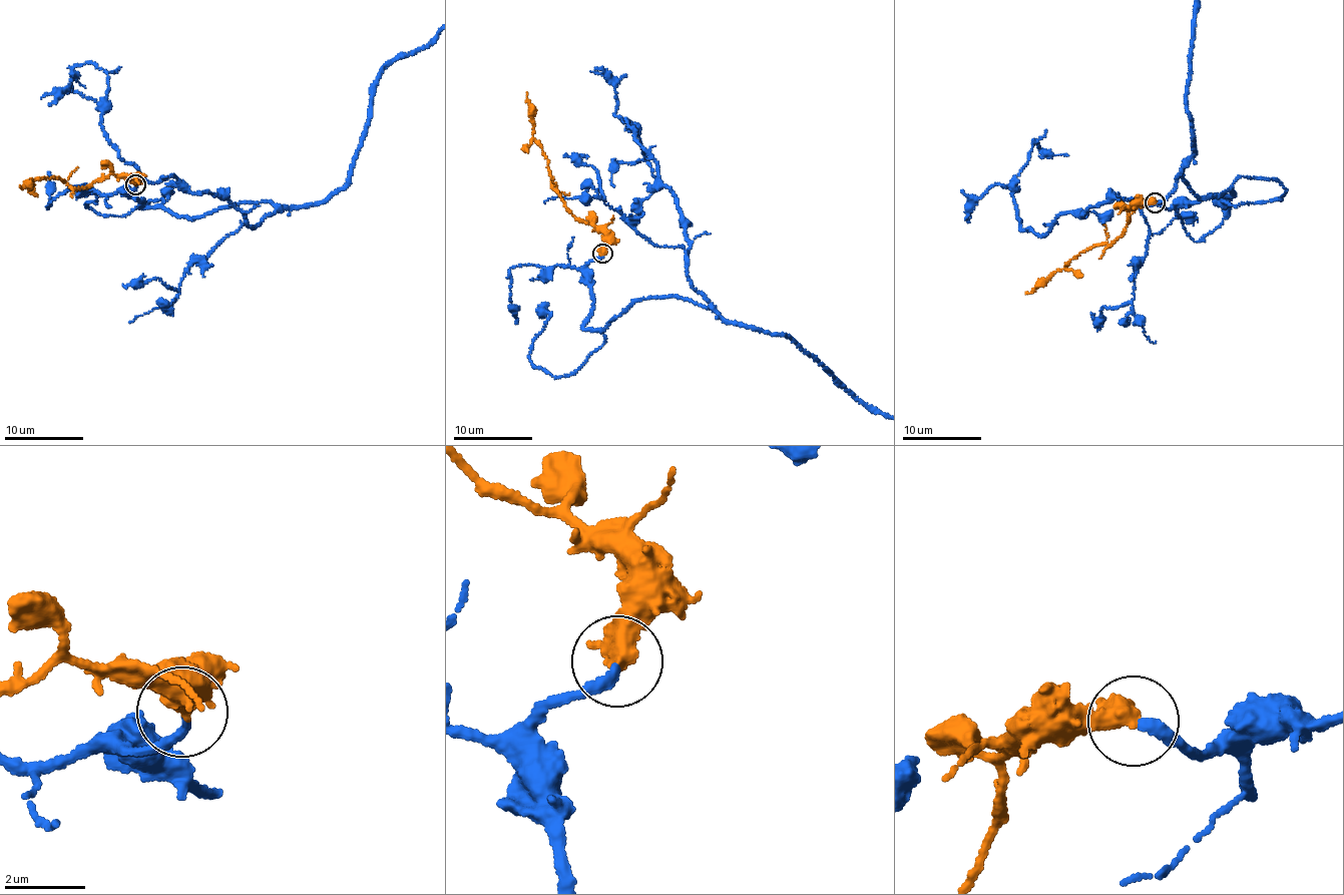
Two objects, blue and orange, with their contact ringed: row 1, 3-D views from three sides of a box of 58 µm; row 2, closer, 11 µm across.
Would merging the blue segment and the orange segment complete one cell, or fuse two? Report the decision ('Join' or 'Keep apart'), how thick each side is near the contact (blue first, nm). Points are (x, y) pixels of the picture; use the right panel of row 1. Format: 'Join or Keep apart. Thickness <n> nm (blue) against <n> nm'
Join. Thickness 240 nm (blue) against 440 nm

